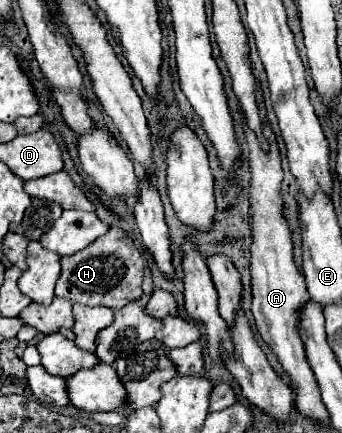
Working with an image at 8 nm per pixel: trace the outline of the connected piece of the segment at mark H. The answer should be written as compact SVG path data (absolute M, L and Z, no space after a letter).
M111 227L107 235L97 237L83 251L77 251L69 257L61 257L61 277L55 285L55 295L71 303L123 309L127 303L137 301L143 293L143 267L145 259L133 245L133 241L119 227Z

